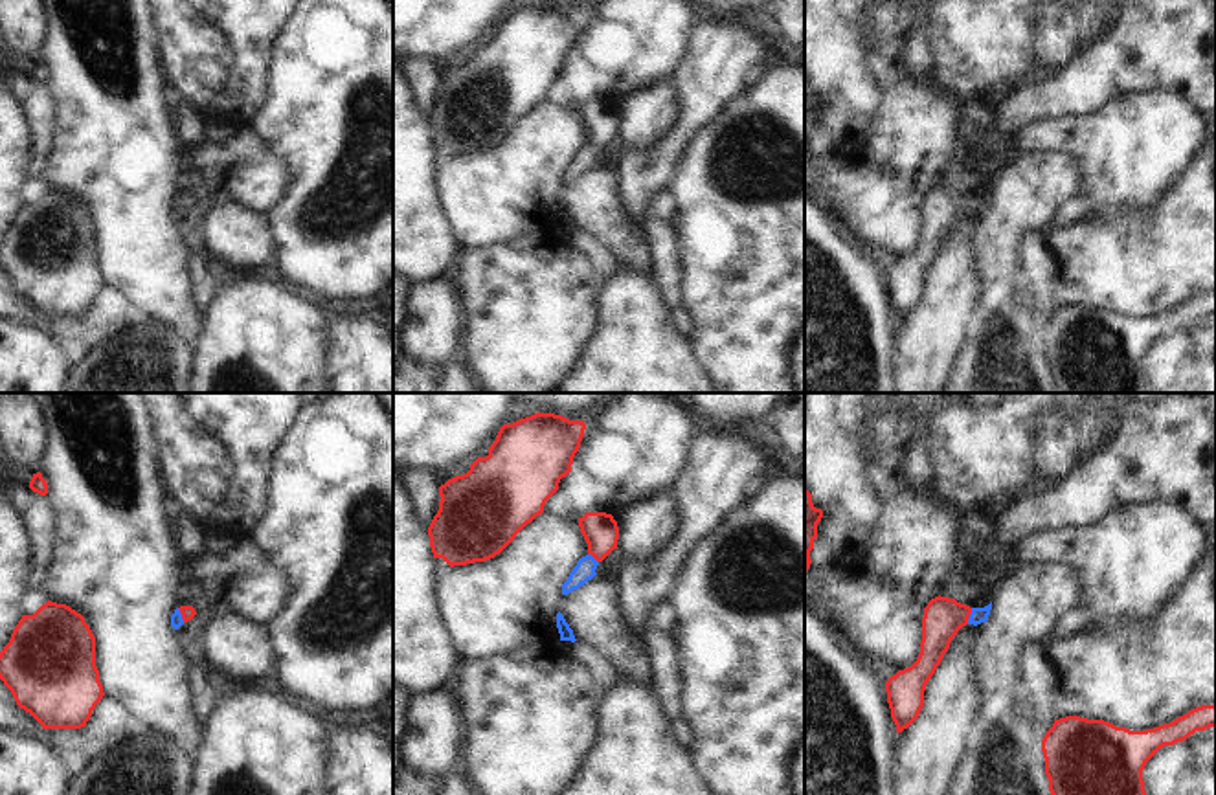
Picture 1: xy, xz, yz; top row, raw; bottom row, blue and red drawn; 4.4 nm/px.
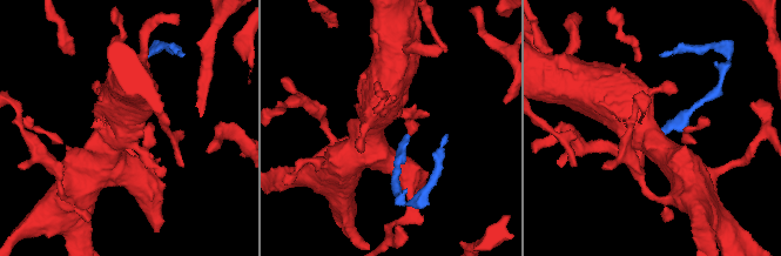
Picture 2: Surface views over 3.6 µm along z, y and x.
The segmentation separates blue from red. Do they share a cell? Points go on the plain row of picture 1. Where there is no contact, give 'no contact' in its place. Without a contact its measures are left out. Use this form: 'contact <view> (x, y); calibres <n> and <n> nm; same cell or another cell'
contact yz (970, 204); calibres 70 and 180 nm; same cell

